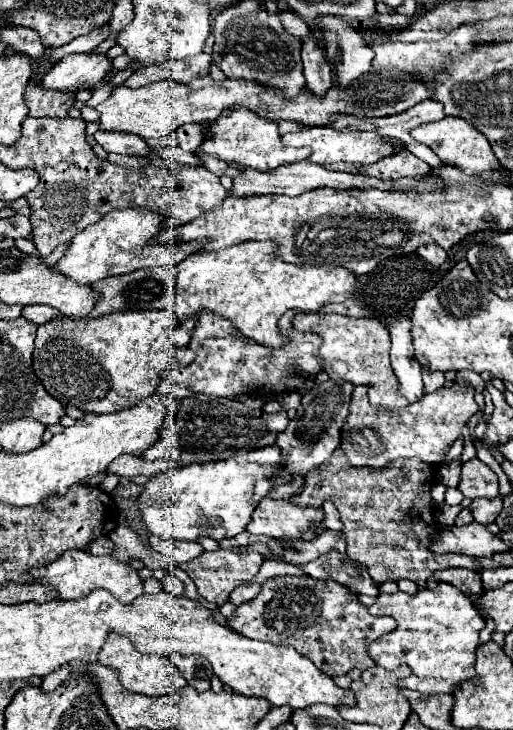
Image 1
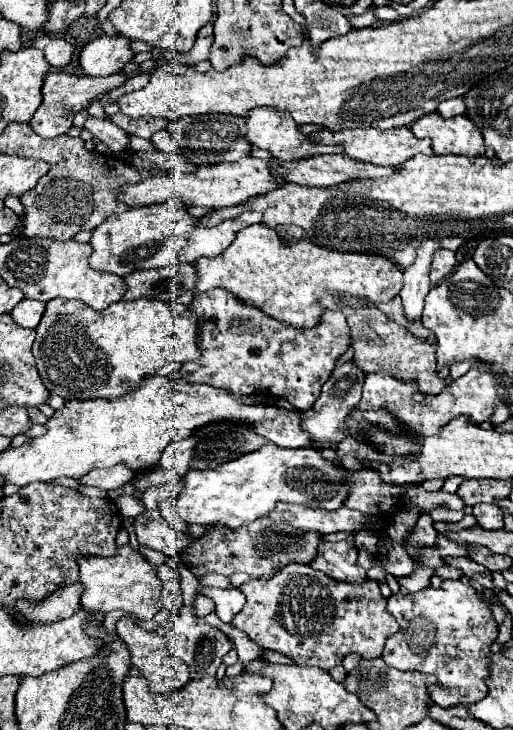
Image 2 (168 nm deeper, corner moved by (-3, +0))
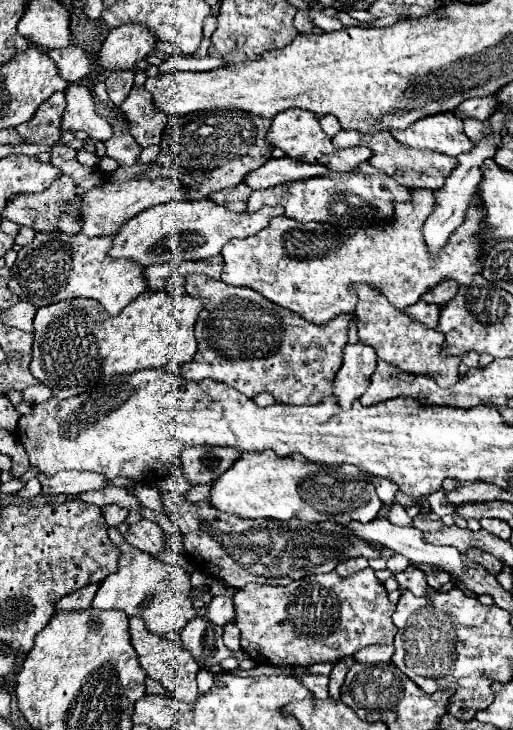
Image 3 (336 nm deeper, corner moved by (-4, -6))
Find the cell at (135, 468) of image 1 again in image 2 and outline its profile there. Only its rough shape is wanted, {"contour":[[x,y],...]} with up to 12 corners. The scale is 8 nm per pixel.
{"contour":[[127,464],[91,470],[79,482],[117,490],[135,472]]}

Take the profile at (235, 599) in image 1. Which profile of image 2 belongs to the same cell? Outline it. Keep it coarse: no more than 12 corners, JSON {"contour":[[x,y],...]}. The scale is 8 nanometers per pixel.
{"contour":[[201,588],[215,600],[221,622],[231,622],[241,612],[245,596],[241,590]]}

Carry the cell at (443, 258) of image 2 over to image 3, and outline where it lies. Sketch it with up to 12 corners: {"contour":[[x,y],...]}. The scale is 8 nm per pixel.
{"contour":[[456,280],[430,288],[422,300],[448,304],[458,294]]}

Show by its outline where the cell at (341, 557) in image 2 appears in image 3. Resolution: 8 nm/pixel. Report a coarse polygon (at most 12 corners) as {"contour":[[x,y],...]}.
{"contour":[[350,558],[336,566],[340,576],[368,568],[366,558]]}

